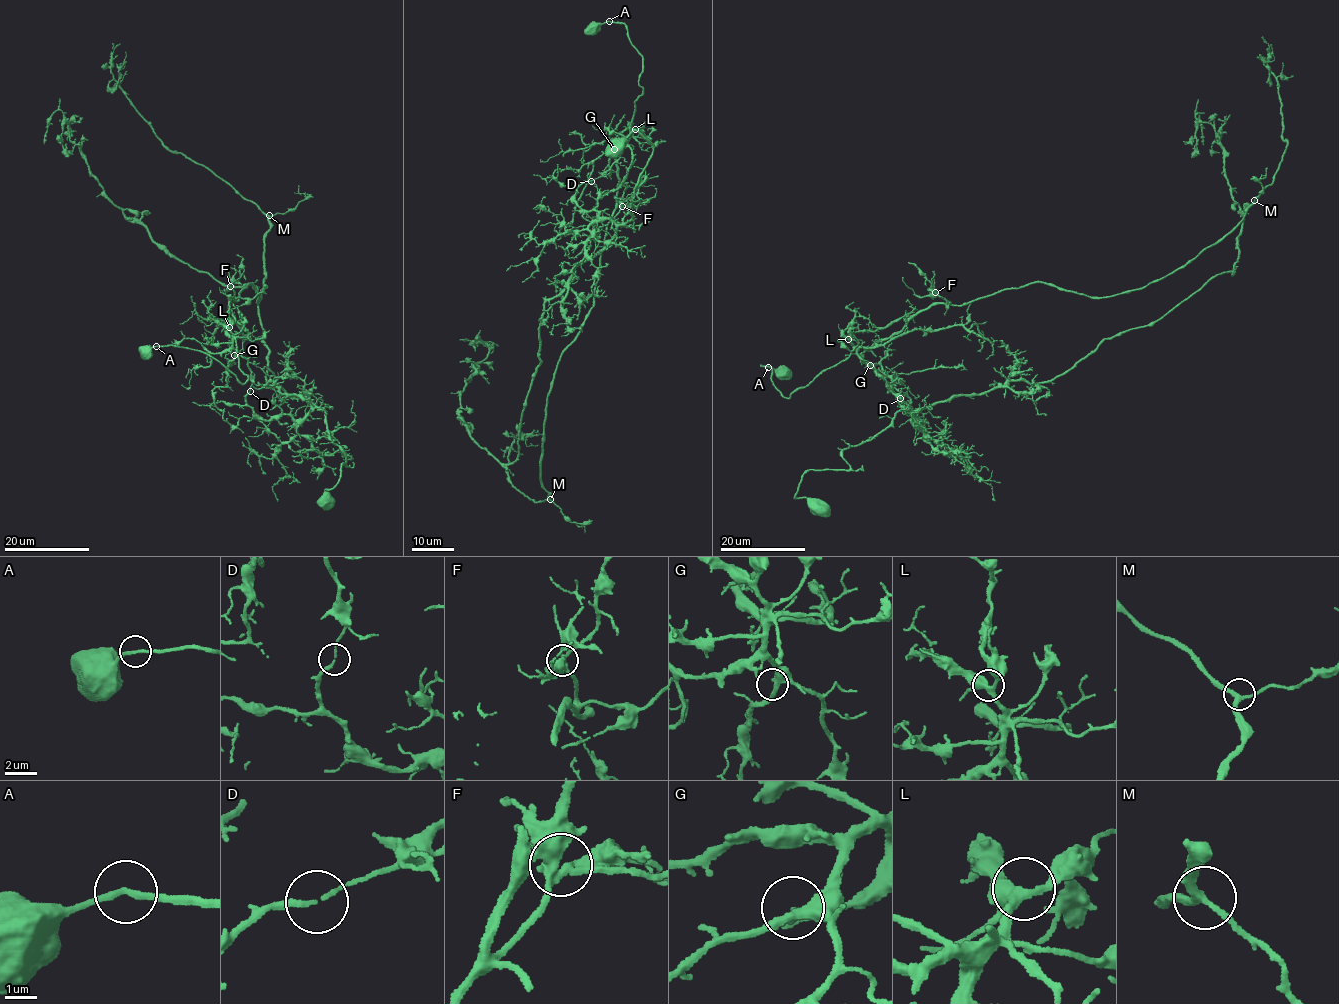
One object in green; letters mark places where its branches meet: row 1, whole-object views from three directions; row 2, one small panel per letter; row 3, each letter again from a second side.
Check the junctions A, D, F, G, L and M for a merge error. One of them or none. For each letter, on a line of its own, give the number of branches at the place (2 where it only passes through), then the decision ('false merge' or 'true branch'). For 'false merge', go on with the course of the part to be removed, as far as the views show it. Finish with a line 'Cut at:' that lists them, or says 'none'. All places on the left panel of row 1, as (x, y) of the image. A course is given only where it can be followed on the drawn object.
A: 2 branches meet; true branch
D: 2 branches meet; false merge; foreign part runs (250, 391), (248, 360), (225, 329), (248, 283), (260, 303), (269, 221), (108, 86), (125, 51)
F: 3 branches meet; true branch
G: 2 branches meet; true branch
L: 3 branches meet; true branch
M: 3 branches meet; true branch
Cut at: D

